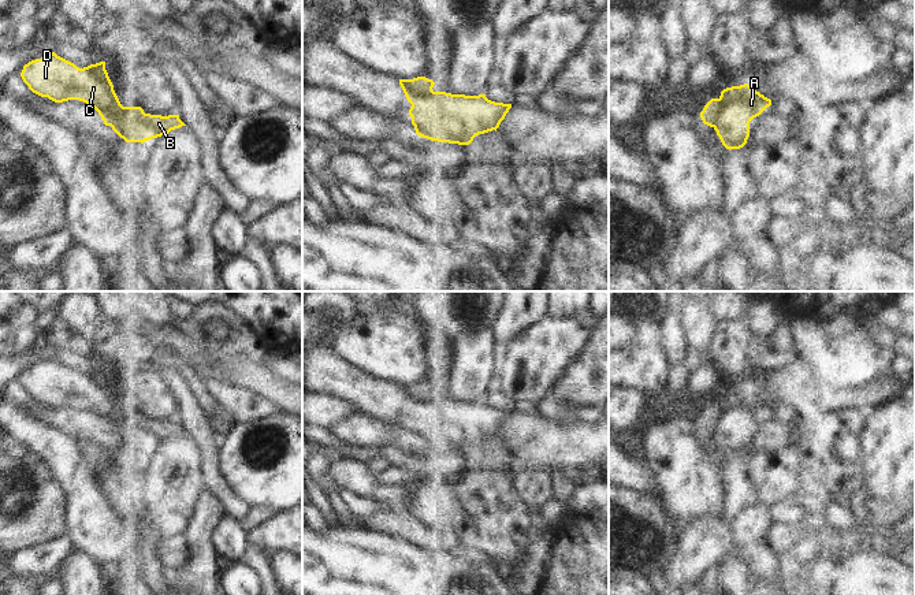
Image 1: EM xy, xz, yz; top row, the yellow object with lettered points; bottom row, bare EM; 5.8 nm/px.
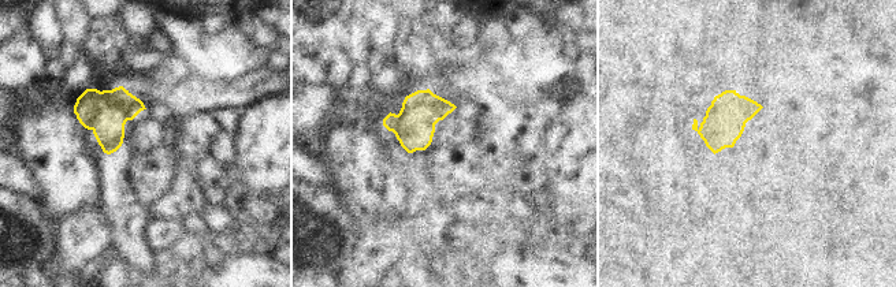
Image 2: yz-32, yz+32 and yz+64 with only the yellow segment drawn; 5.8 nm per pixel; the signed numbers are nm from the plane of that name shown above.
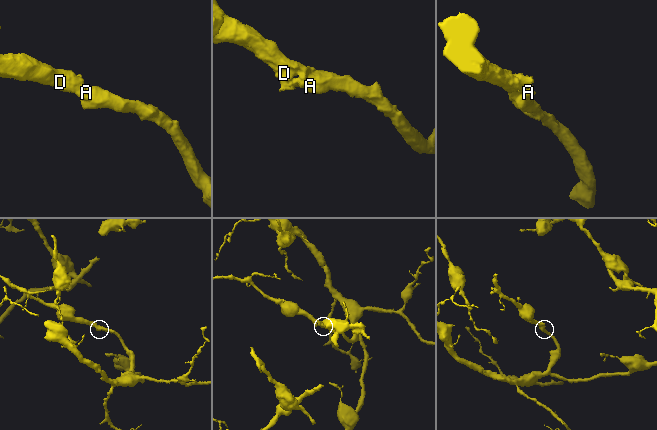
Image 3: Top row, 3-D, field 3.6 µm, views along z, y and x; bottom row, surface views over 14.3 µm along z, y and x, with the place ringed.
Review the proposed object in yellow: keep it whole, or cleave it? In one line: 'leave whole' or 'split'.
split

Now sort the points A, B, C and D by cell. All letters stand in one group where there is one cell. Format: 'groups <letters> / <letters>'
groups A B / C D

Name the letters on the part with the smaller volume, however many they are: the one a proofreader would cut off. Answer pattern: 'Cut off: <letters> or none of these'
Cut off: C, D

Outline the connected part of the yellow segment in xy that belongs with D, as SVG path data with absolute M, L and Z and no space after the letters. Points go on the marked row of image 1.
M52 52L25 64L21 77L33 93L55 103L86 103L98 112L105 126L111 126L123 109L105 70L105 62L79 68Z

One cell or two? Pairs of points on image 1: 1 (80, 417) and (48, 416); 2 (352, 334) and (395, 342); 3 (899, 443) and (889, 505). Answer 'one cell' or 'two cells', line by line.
1: one cell
2: one cell
3: one cell

